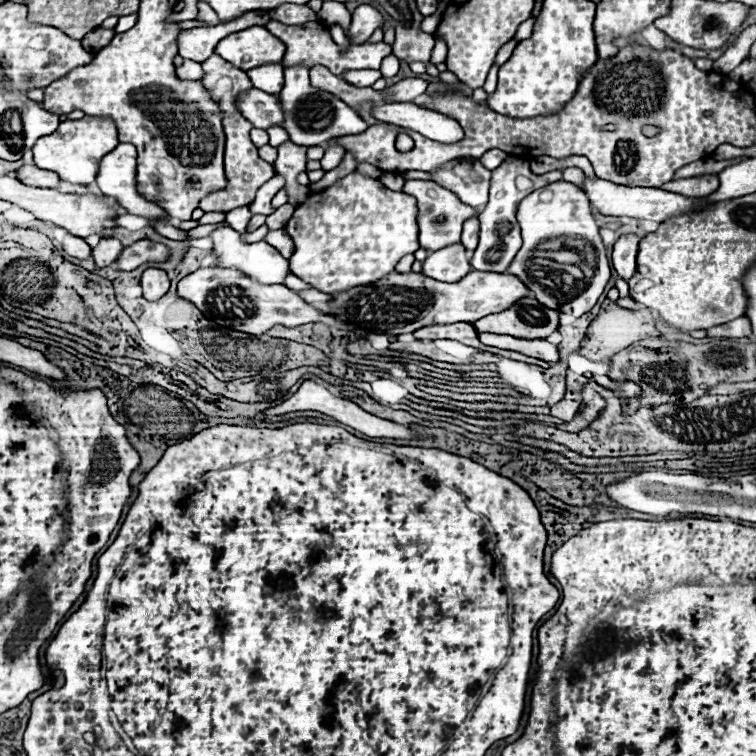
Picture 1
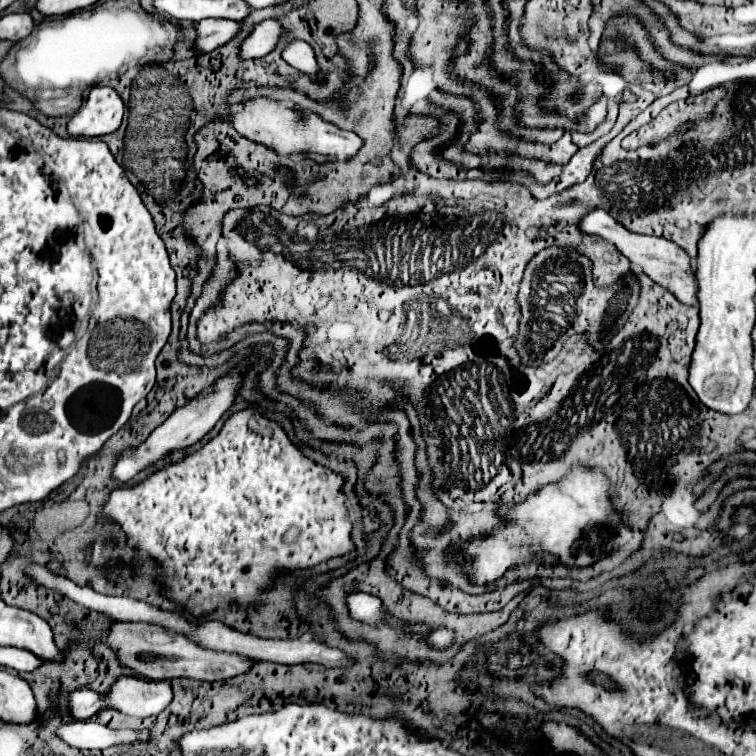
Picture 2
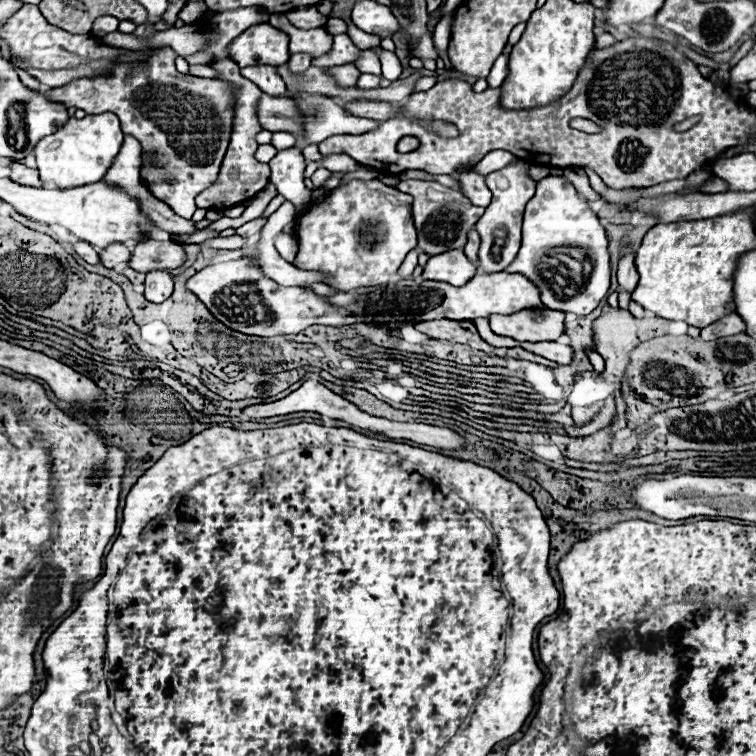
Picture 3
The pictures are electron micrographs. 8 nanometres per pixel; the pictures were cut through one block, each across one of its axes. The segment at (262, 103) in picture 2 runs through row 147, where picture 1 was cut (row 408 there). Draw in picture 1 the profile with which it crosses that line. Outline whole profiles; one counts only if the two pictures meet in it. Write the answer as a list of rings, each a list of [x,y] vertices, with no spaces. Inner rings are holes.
[[[304,380],[302,386],[298,388],[296,394],[292,394],[288,400],[284,400],[280,406],[272,406],[272,408],[266,408],[262,414],[266,416],[280,416],[280,414],[288,414],[288,412],[300,412],[300,410],[314,410],[314,412],[322,412],[326,416],[330,416],[332,420],[338,420],[366,436],[376,436],[376,438],[420,438],[420,434],[416,434],[410,426],[404,426],[404,424],[396,424],[396,422],[390,422],[390,420],[384,420],[384,418],[378,418],[374,414],[368,414],[364,412],[358,404],[350,402],[350,400],[344,400],[344,398],[338,398],[334,394],[330,394],[326,388],[318,386],[316,382],[312,380]]]

